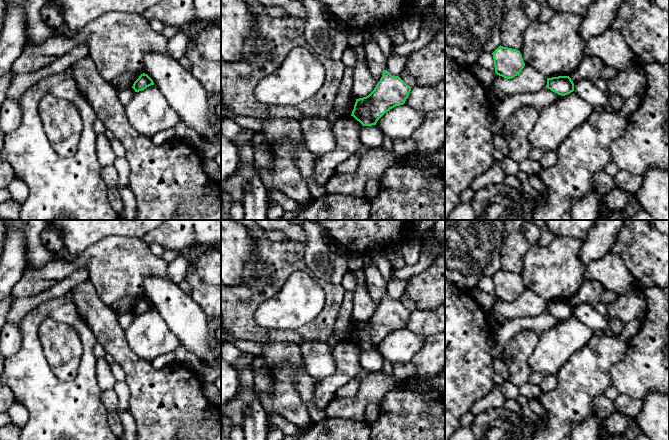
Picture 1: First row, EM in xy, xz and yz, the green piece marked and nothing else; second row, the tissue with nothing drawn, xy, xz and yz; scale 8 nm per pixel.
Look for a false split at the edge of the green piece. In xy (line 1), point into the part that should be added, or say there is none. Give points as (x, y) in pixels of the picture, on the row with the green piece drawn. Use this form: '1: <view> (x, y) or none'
1: none

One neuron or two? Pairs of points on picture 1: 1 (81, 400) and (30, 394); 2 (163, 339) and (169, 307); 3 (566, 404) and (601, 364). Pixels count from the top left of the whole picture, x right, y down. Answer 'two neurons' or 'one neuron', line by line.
1: one neuron
2: two neurons
3: one neuron

